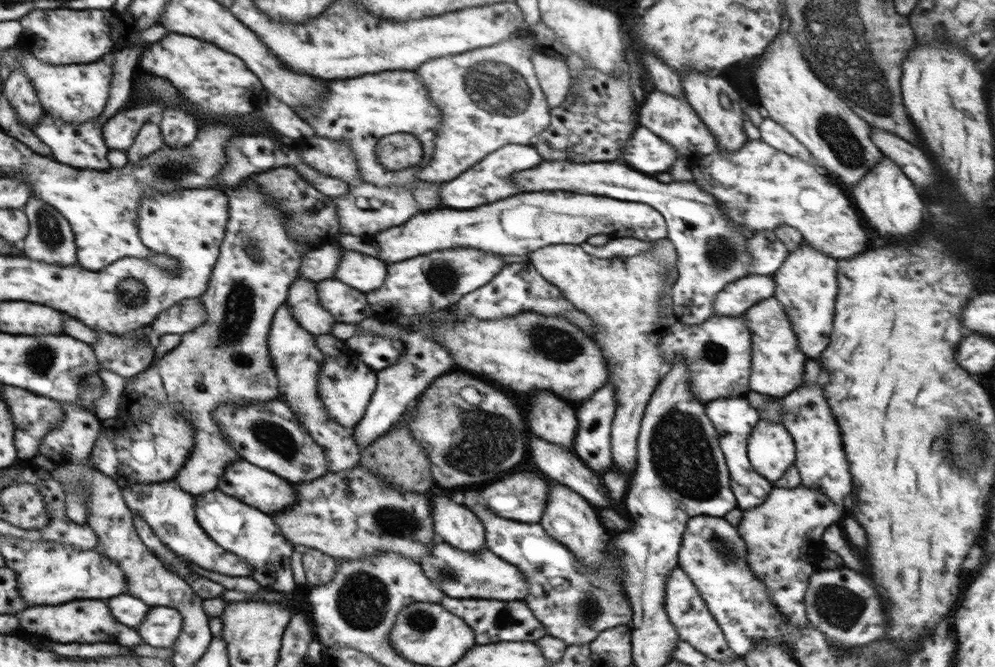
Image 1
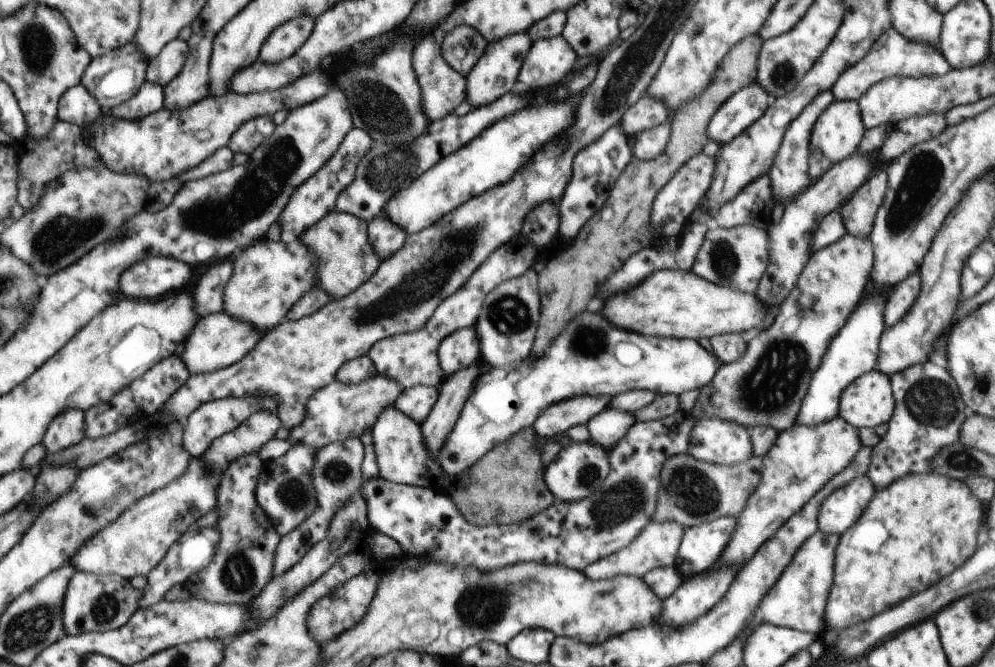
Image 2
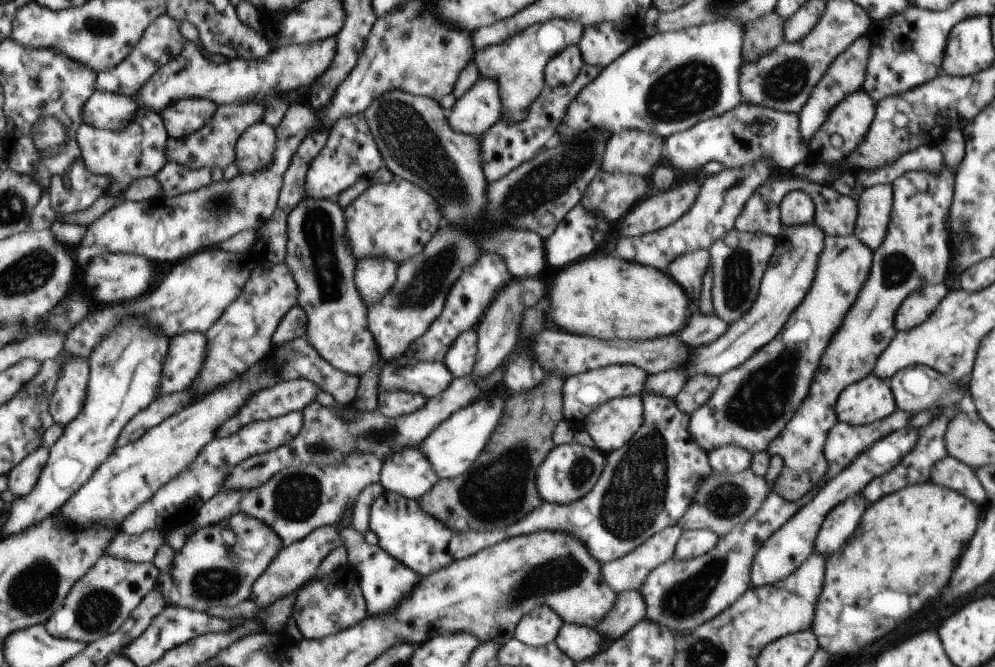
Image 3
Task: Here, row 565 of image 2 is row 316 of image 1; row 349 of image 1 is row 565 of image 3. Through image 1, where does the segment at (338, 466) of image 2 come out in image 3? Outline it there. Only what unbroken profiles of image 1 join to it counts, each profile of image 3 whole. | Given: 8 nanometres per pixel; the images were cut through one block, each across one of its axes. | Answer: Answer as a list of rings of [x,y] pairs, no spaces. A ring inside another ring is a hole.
[[[323,526],[313,530],[306,538],[294,544],[282,547],[278,556],[272,560],[267,570],[260,576],[258,582],[254,584],[251,598],[258,606],[266,608],[274,604],[279,598],[290,596],[292,592],[299,591],[310,579],[312,579],[320,563],[332,550],[340,546],[345,546],[338,526]]]

